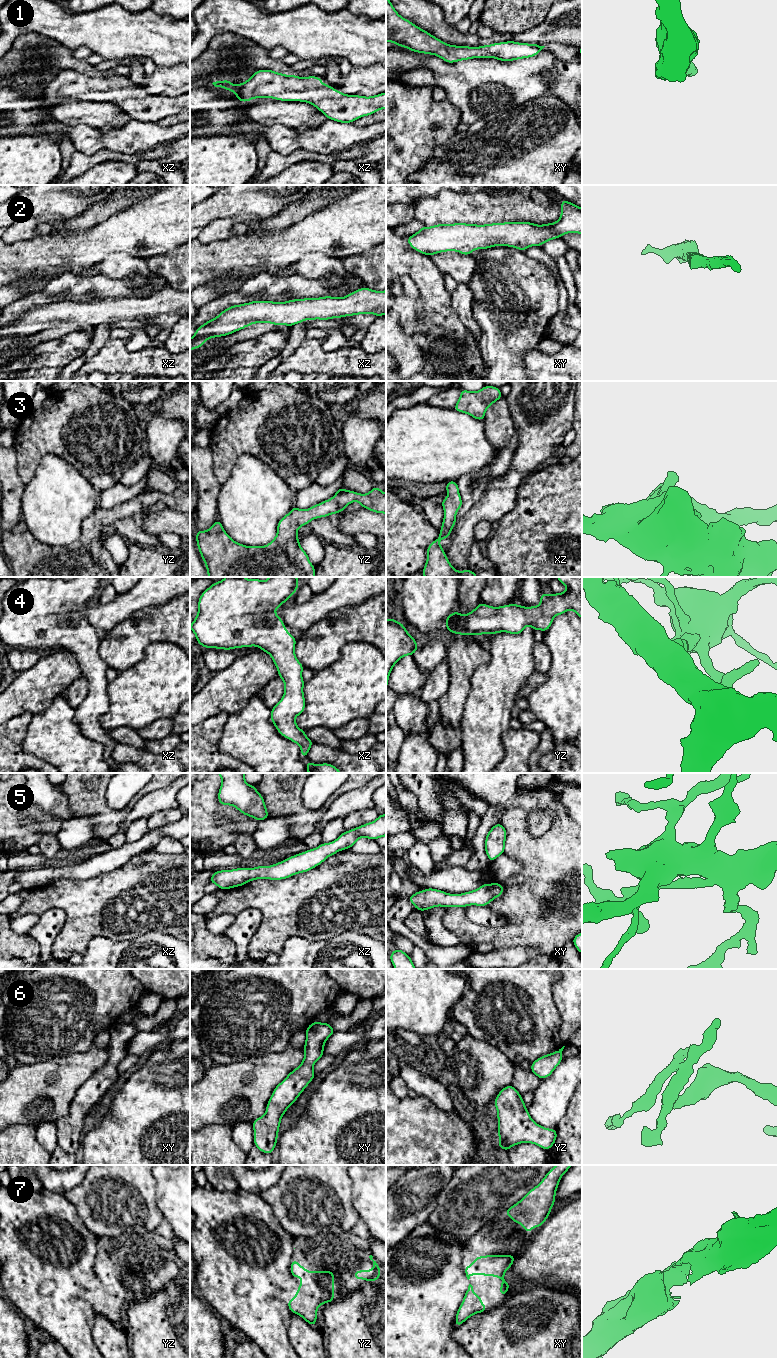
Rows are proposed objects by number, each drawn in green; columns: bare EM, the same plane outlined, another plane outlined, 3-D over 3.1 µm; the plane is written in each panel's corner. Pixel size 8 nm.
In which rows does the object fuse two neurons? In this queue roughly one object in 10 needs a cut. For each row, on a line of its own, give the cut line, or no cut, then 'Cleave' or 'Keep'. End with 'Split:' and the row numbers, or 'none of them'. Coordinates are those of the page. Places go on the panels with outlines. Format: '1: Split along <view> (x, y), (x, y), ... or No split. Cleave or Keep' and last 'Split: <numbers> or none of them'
1: No split. Keep
2: No split. Keep
3: No split. Keep
4: No split. Keep
5: No split. Keep
6: No split. Keep
7: No split. Keep
Split: none of them

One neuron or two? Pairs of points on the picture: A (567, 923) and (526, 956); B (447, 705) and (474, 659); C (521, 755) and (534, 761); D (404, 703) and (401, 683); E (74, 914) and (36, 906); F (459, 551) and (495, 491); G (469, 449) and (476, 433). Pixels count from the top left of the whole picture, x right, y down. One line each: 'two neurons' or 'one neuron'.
A: two neurons
B: one neuron
C: two neurons
D: two neurons
E: one neuron
F: one neuron
G: one neuron

